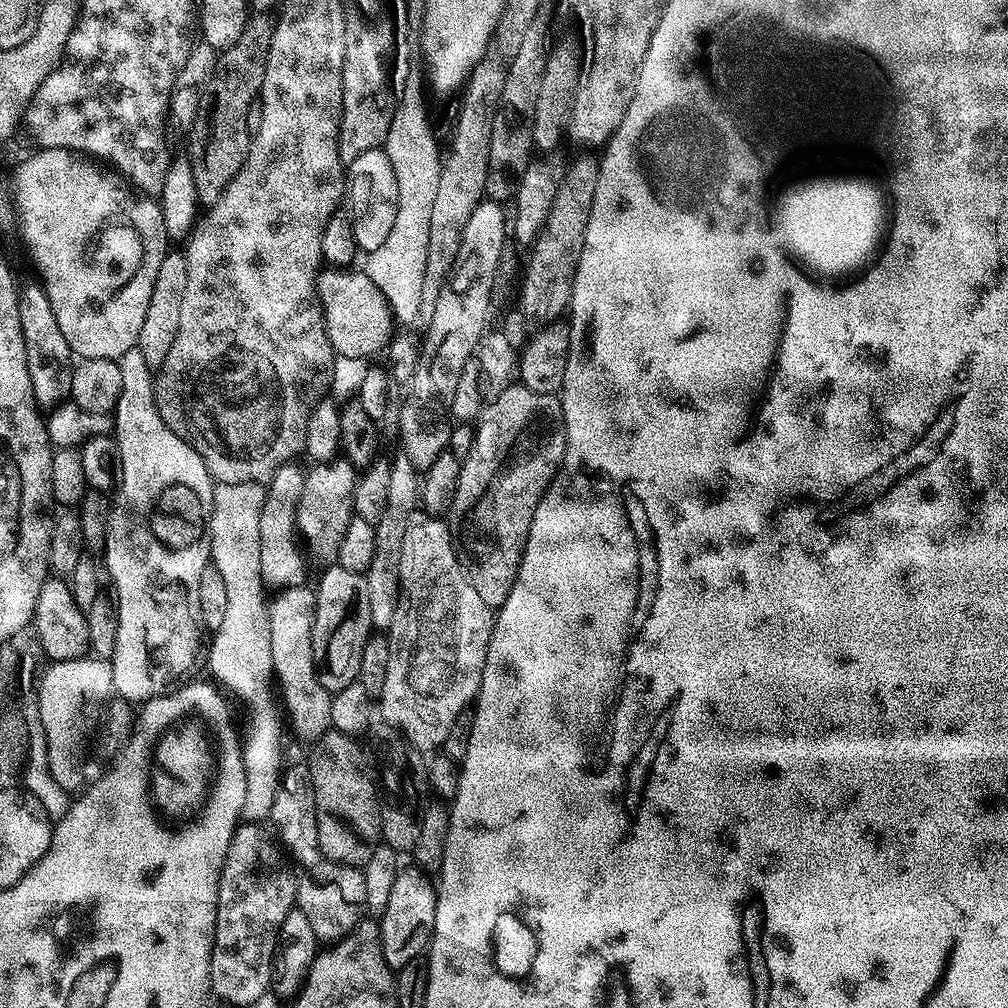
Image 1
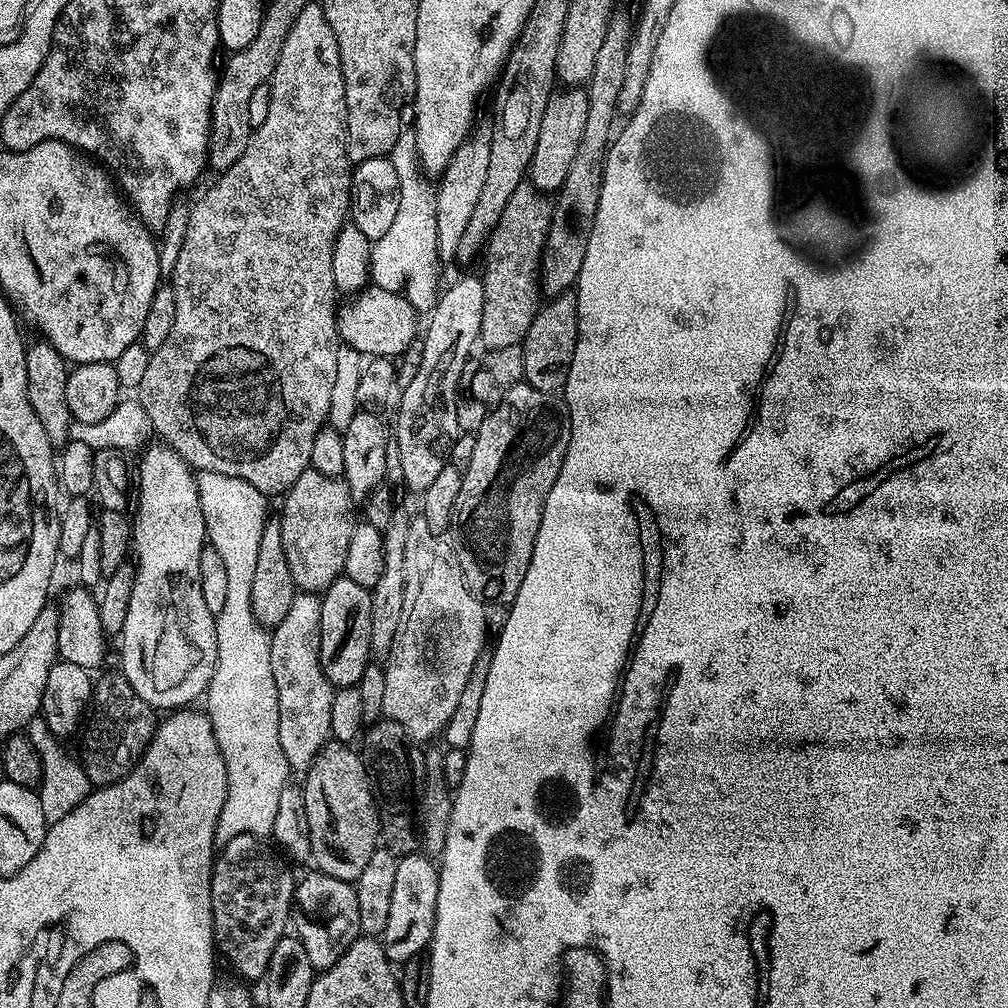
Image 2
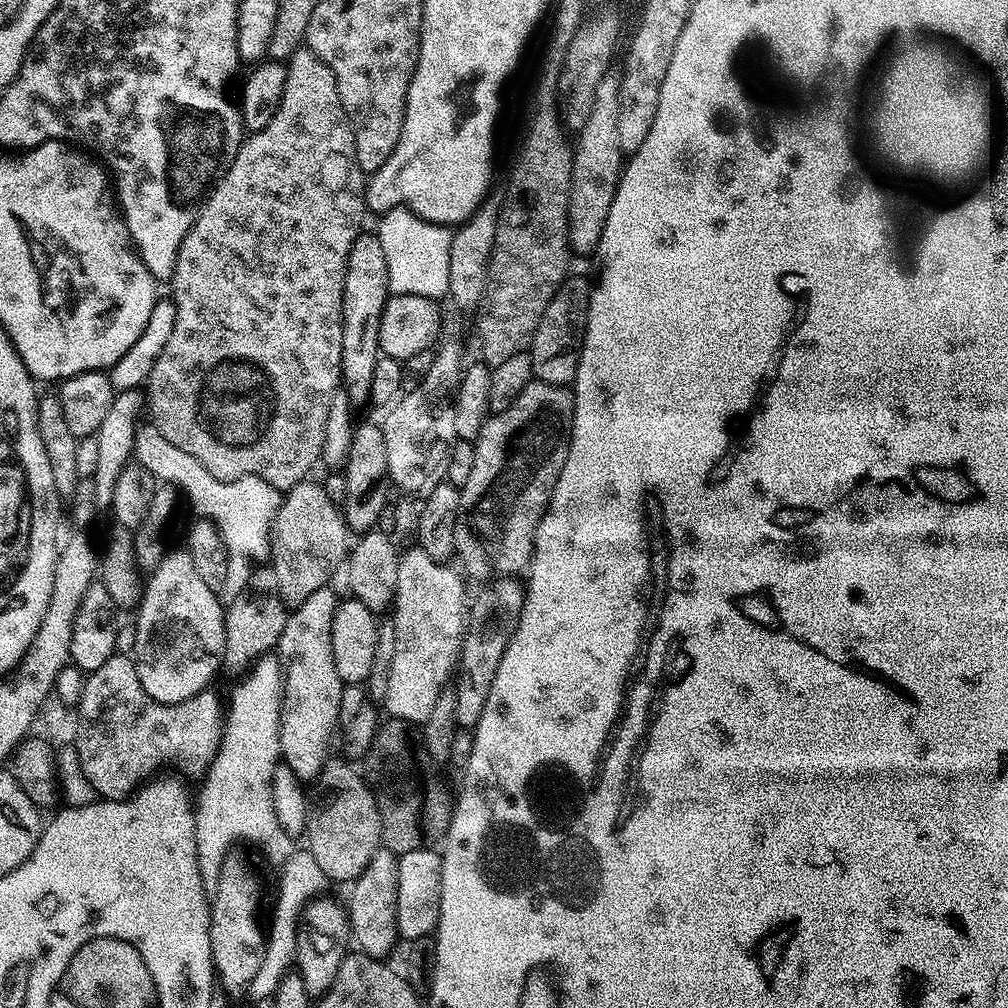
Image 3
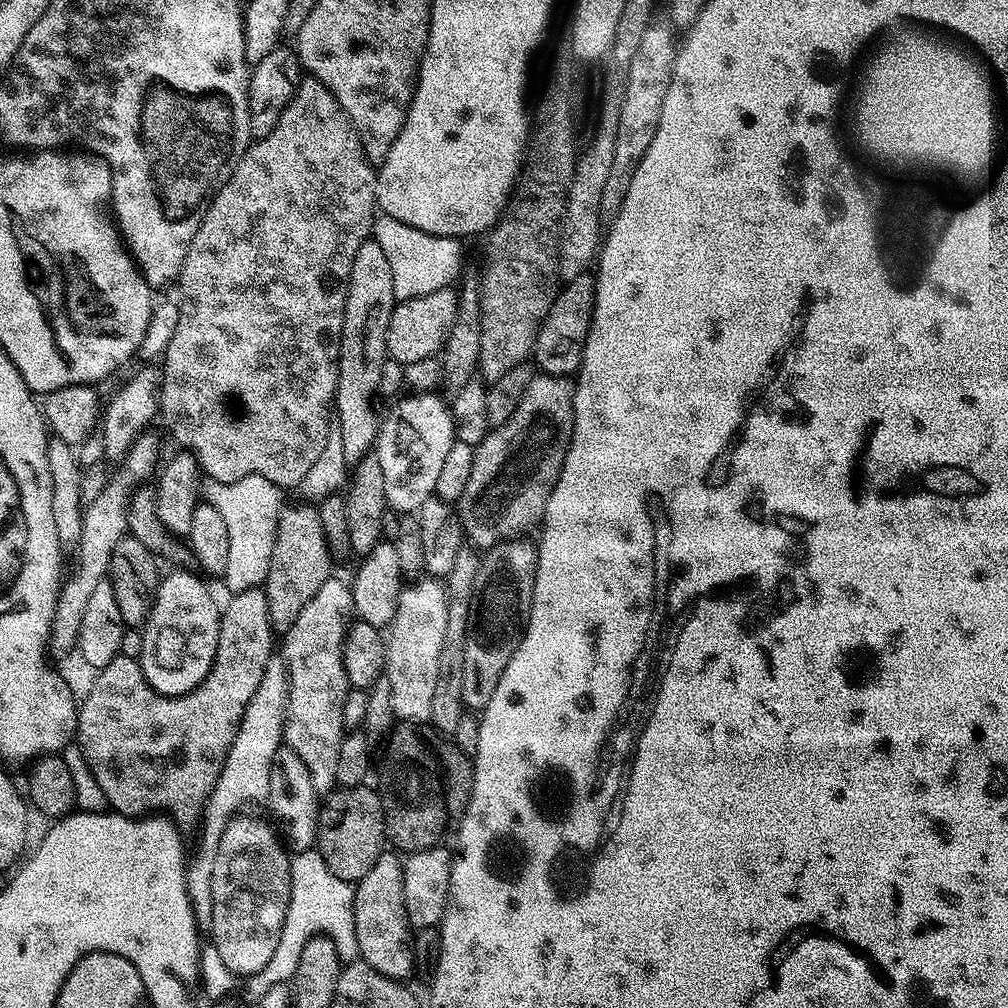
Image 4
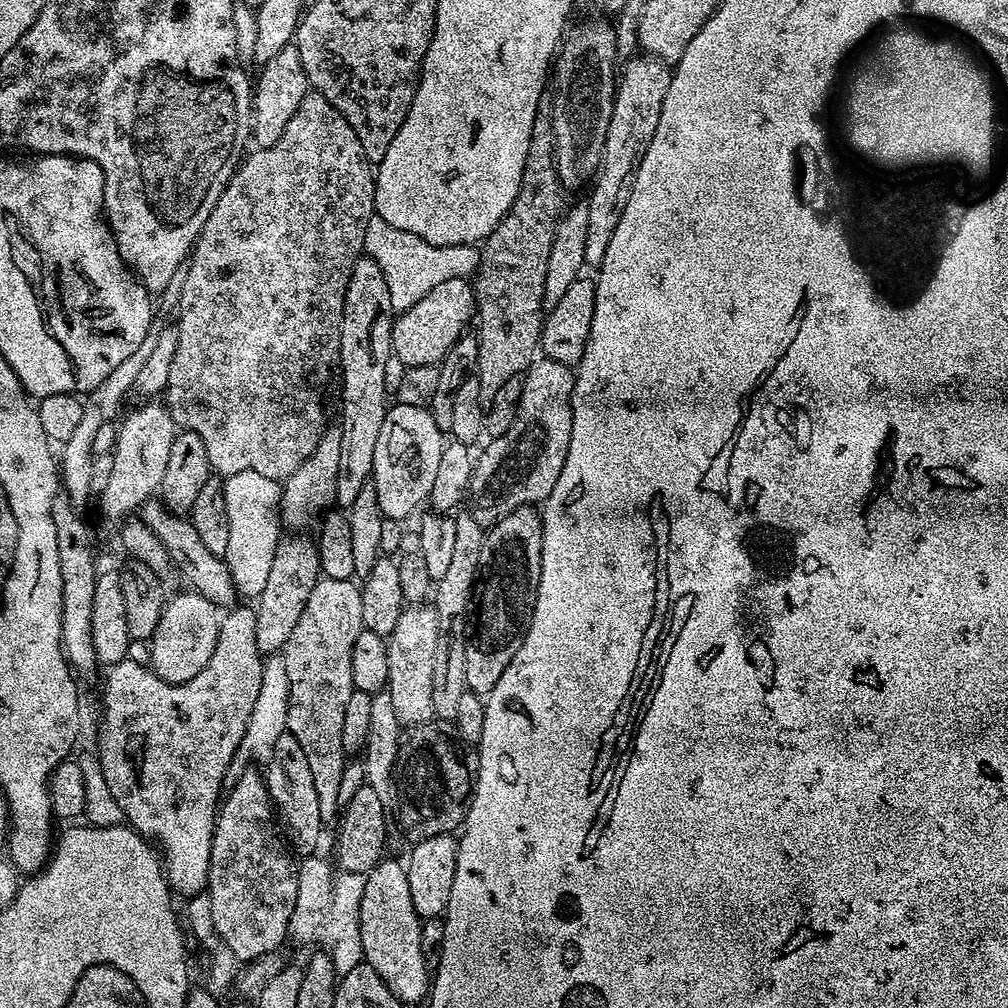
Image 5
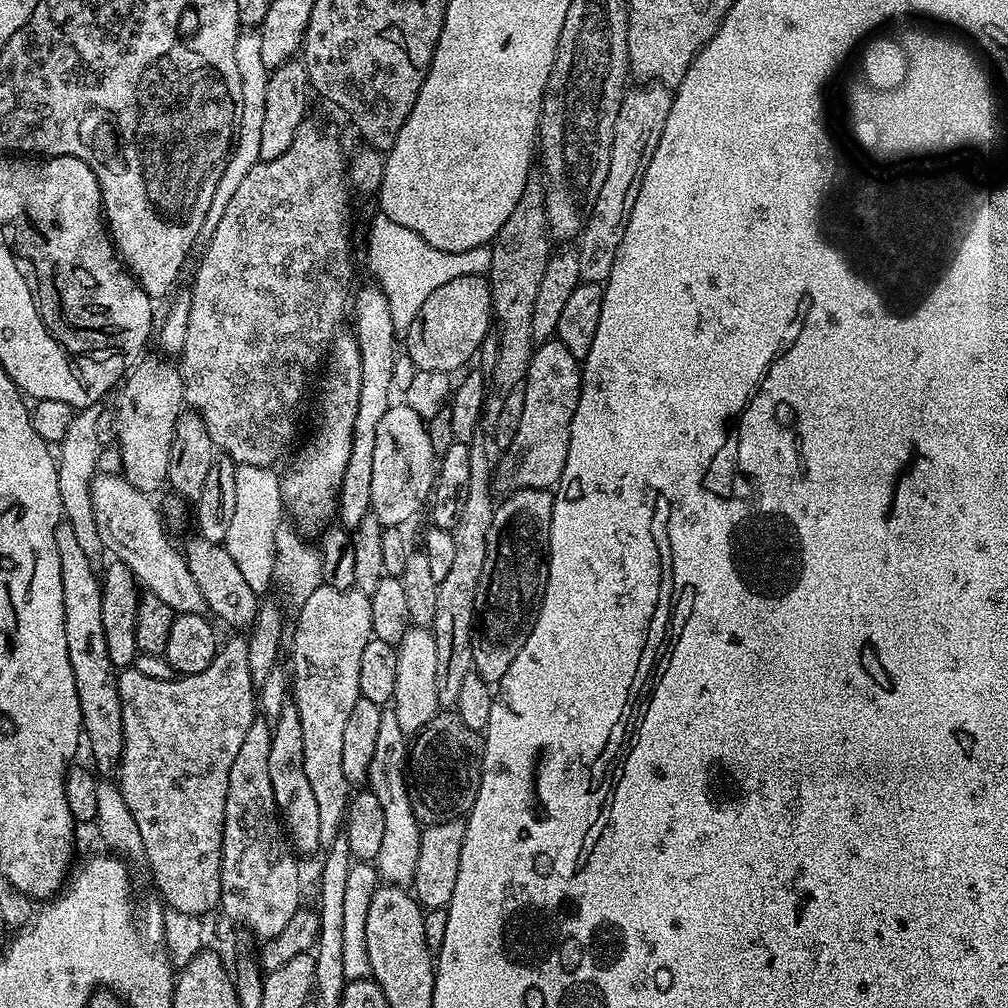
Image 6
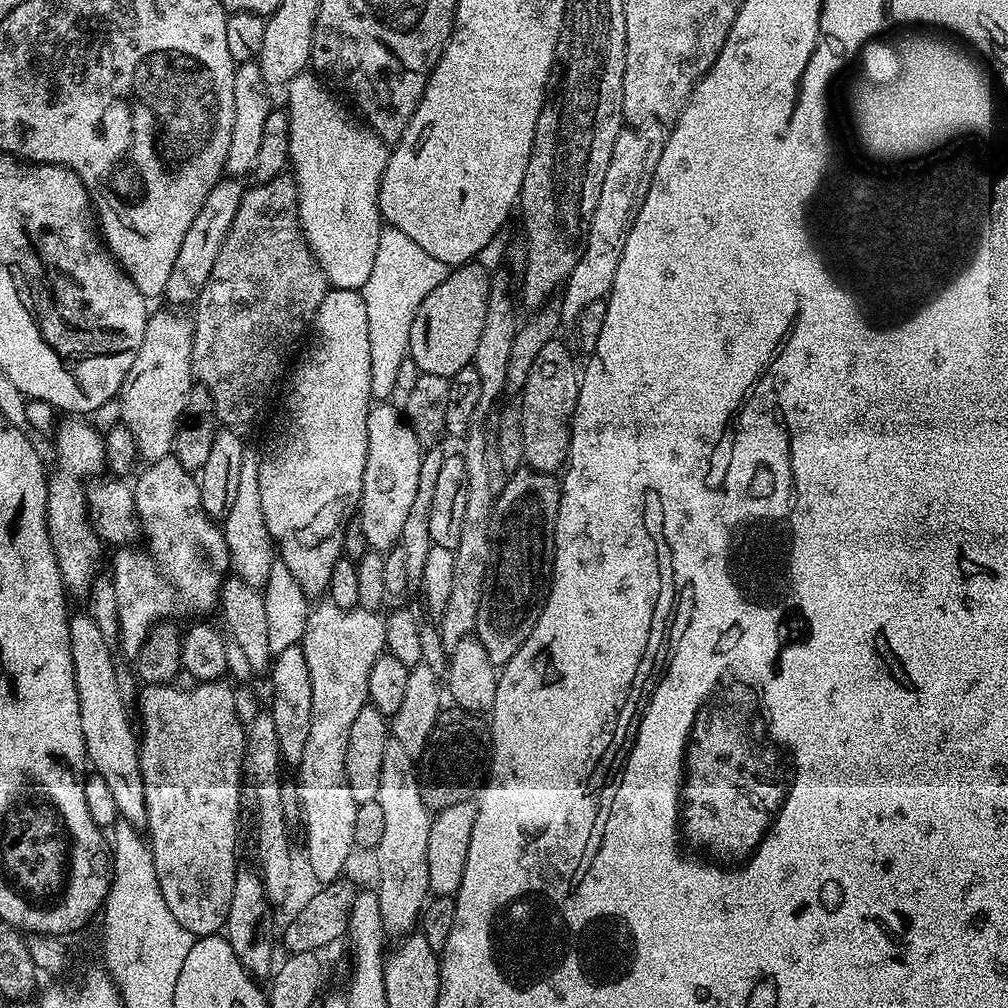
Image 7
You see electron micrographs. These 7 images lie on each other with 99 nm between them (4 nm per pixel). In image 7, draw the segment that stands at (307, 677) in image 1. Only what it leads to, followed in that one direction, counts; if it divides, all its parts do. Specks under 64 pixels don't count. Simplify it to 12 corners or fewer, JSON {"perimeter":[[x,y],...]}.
{"perimeter":[[329,602],[302,647],[313,699],[298,767],[303,851],[323,882],[356,848],[346,738],[385,617]]}

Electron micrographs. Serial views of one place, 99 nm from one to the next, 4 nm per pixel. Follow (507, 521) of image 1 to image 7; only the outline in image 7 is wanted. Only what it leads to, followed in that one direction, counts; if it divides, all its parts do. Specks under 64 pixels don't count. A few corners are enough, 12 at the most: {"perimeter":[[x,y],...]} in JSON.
{"perimeter":[[546,342],[518,393],[523,463],[559,473],[580,389],[573,349]]}

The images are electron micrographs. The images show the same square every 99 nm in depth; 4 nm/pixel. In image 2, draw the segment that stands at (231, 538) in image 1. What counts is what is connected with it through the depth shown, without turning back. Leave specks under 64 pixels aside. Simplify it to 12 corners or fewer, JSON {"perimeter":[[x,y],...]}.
{"perimeter":[[195,473],[228,597],[206,715],[217,841],[272,836],[290,769],[271,635],[250,610],[269,497]]}

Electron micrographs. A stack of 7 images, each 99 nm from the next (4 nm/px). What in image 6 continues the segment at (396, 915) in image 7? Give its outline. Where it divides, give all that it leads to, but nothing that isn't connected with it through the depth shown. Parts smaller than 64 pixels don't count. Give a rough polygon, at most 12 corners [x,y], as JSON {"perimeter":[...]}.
{"perimeter":[[385,707],[367,778],[386,834],[374,867],[411,885],[422,825],[408,797],[410,740]]}

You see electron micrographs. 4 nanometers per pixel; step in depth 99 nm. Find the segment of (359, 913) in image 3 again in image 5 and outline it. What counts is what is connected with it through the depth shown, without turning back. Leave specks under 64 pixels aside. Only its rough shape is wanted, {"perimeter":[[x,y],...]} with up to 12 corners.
{"perimeter":[[408,869],[364,877],[363,963],[406,1006],[430,992]]}

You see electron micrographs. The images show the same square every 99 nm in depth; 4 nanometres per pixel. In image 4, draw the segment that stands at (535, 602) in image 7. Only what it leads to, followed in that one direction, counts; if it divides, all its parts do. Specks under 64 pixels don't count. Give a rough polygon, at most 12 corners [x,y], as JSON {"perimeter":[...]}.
{"perimeter":[[537,549],[483,561],[464,639],[462,702],[483,713],[528,628]]}

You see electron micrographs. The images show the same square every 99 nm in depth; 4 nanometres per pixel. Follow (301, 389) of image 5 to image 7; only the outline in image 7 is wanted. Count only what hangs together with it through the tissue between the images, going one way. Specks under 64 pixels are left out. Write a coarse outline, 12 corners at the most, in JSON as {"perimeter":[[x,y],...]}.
{"perimeter":[[296,181],[245,191],[192,322],[244,430],[330,291]]}

